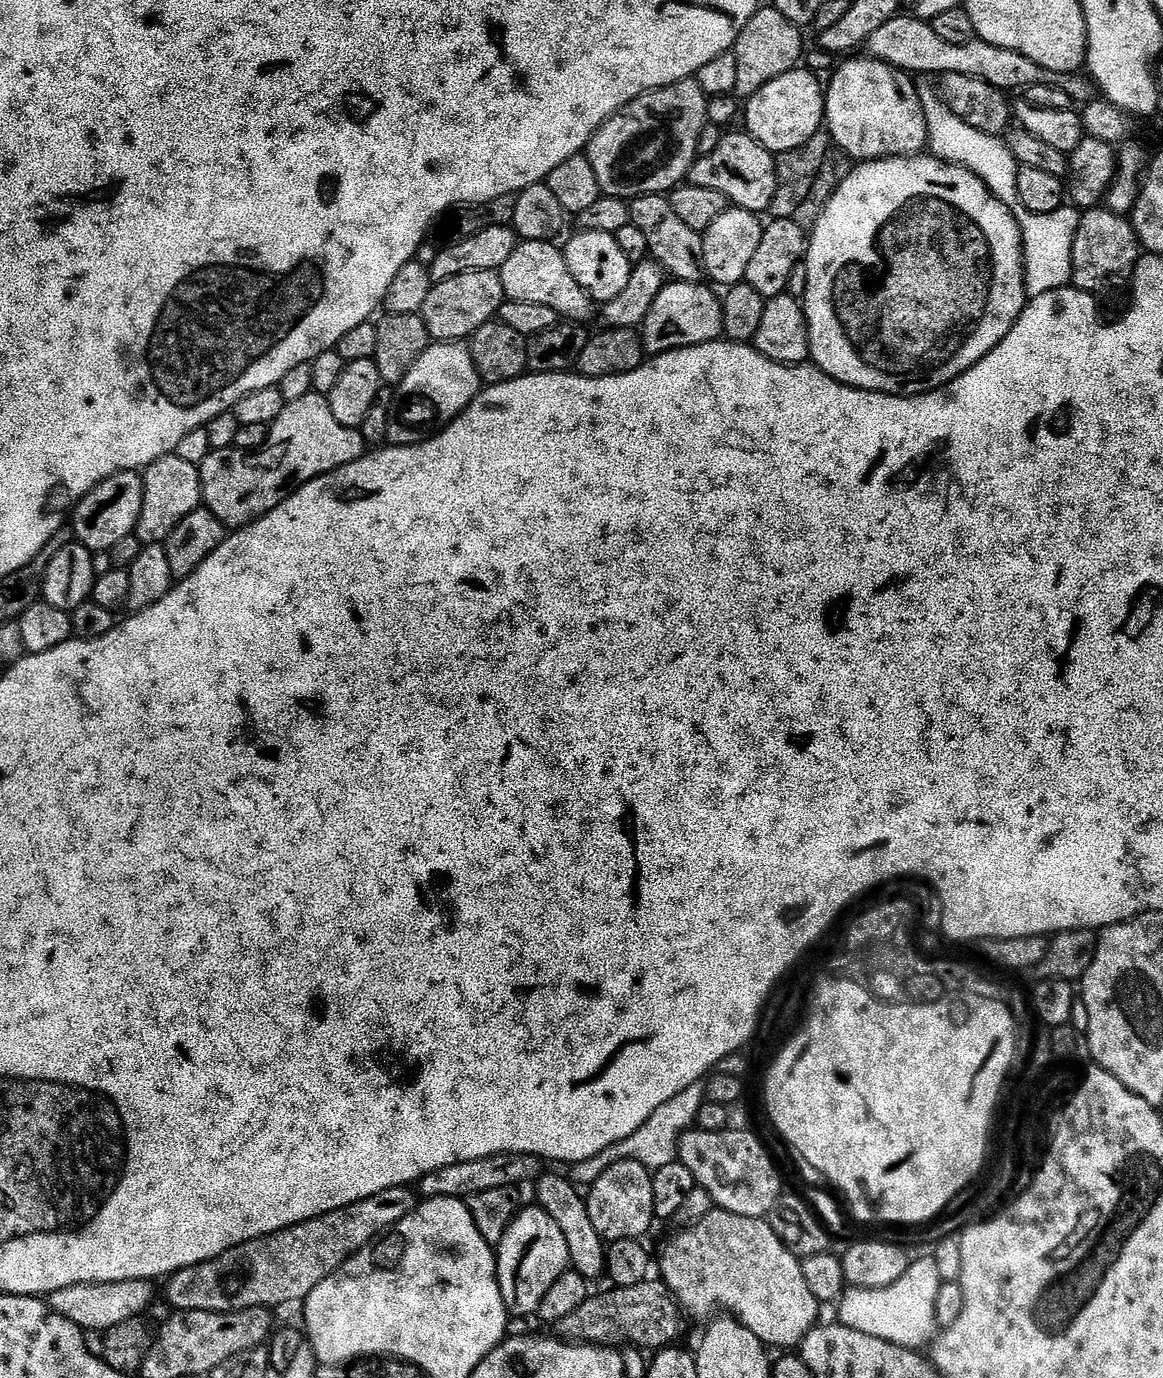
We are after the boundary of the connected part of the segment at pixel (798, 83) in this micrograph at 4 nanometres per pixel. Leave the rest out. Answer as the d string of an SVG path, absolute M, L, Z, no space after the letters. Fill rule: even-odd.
M797 66L791 72L782 74L778 78L774 78L774 82L766 82L766 86L762 86L762 90L758 90L755 94L747 97L745 106L742 108L742 120L746 125L746 131L749 136L753 136L762 146L769 148L773 154L782 152L792 152L796 148L801 148L806 142L810 142L810 138L814 138L814 134L818 134L825 127L826 117L824 114L824 101L826 99L826 88L820 80L812 72L807 72L804 66Z

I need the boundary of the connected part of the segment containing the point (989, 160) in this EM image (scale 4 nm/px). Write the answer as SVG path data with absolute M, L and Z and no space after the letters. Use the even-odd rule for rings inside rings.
M917 83L916 93L926 114L931 151L949 165L965 168L978 178L982 178L982 182L991 190L994 198L998 198L998 202L1002 202L1006 210L1014 214L1016 220L1020 216L1025 216L1028 211L1018 198L1018 174L1021 165L1016 164L1015 154L1003 144L1003 139L1000 136L982 134L982 130L974 130L974 126L966 126L966 122L962 122L962 118L958 118L958 114L954 114L954 110L946 106L944 97L933 85L931 88L928 84Z

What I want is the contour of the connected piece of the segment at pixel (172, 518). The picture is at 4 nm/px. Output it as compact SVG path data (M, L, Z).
M173 454L170 456L163 456L160 460L156 460L154 463L151 464L146 469L143 469L142 472L143 478L144 478L144 497L142 498L142 514L138 518L138 526L136 527L134 536L135 539L140 539L139 542L141 545L144 546L160 546L167 541L168 536L173 532L173 530L178 526L178 522L182 522L182 518L186 518L186 514L190 514L194 511L195 508L201 507L202 504L202 497L200 494L200 470L199 467L195 463L191 464L188 460L183 460L182 457L180 457L180 454Z

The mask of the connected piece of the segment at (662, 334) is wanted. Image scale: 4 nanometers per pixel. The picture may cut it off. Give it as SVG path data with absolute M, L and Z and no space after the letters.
M668 282L654 298L650 314L646 314L642 325L642 343L645 353L660 356L664 352L676 352L679 348L693 348L699 344L708 344L721 335L724 322L724 306L719 295L704 288L703 283L685 284Z

